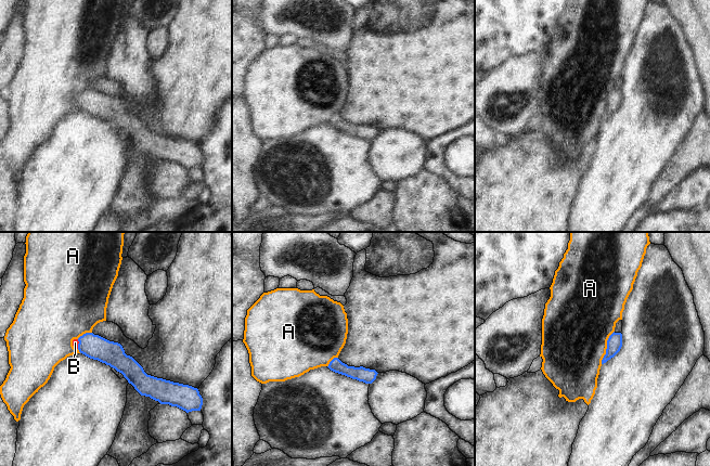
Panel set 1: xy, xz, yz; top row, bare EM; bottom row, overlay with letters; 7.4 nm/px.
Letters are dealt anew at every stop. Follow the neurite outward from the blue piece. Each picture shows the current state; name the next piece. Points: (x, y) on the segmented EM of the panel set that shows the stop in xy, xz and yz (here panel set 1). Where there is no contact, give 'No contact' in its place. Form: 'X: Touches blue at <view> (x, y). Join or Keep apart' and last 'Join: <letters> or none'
A: Touches blue at yz (607, 347). Keep apart
B: Touches blue at xy (78, 344). Join
Join: B.

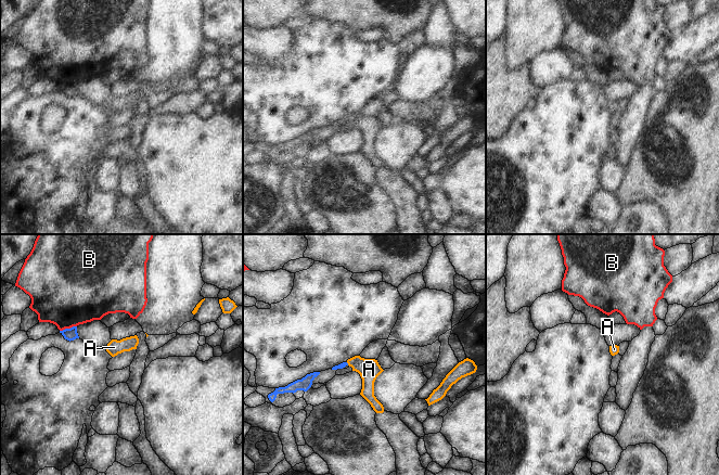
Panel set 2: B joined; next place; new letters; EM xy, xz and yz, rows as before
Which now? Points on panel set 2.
A: Touches blue at xz (347, 363). Join
B: Touches blue at xy (67, 329). Keep apart
Join: A.

